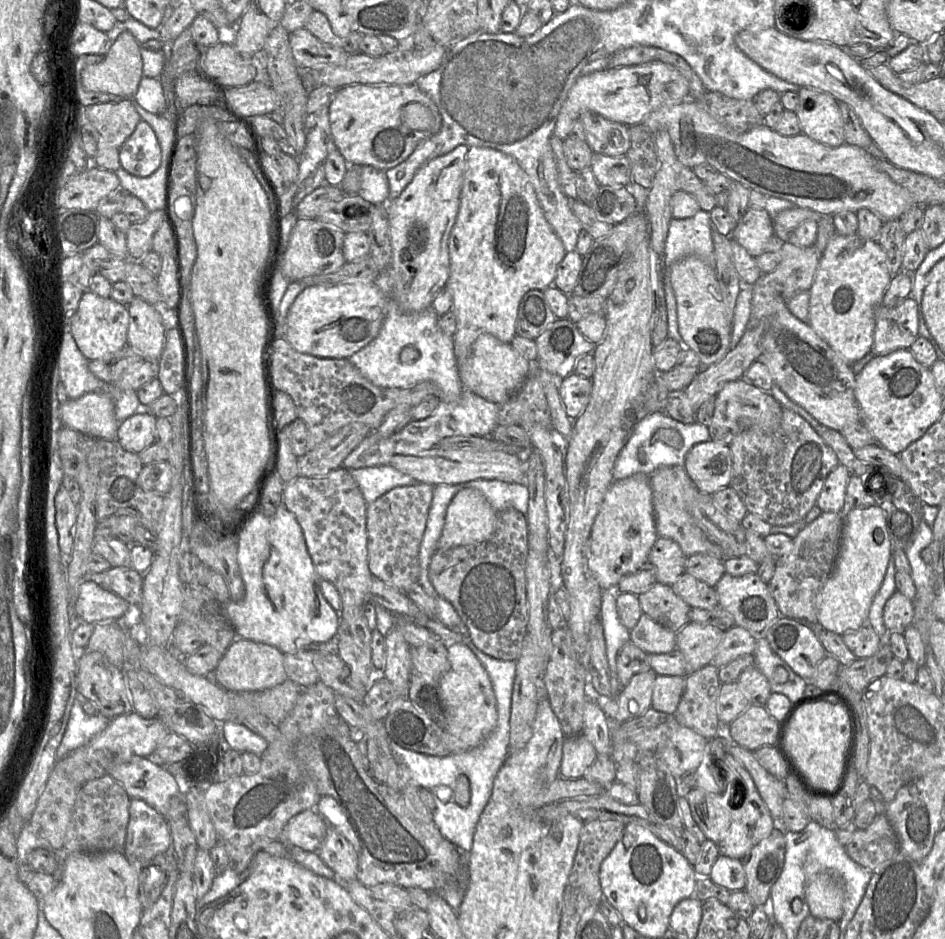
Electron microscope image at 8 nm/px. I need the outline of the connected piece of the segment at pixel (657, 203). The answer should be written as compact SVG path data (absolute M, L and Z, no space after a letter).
M661 130L655 132L655 145L659 159L659 168L655 174L652 186L648 190L645 213L650 224L650 245L656 253L661 254L667 238L669 224L673 218L671 198L676 192L684 191L690 194L695 198L699 208L703 211L712 211L717 206L717 203L716 195L695 175L694 170L679 161L667 131Z

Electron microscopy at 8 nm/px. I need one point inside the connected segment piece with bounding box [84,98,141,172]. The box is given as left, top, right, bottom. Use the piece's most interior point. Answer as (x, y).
(115, 121)

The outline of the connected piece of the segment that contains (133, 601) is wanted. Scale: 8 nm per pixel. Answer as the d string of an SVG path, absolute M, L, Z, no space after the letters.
M112 567L100 572L94 579L107 584L110 591L126 600L131 606L140 606L144 581L142 575L132 567Z

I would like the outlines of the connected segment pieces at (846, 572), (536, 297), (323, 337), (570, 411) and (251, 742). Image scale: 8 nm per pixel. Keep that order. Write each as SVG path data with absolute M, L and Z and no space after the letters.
M871 506L846 511L839 552L833 570L816 599L817 625L819 628L844 635L864 626L867 623L873 598L886 576L892 557L893 547L887 528L885 512L881 507Z
M528 291L521 299L516 319L516 336L535 340L557 320L543 291Z
M337 284L306 287L295 298L286 317L286 341L298 352L316 357L348 359L379 333L386 298L375 284Z
M572 373L559 380L558 391L567 415L576 419L583 414L589 403L592 380Z
M238 721L219 723L219 736L227 748L241 753L252 752L260 757L268 748L268 742Z

